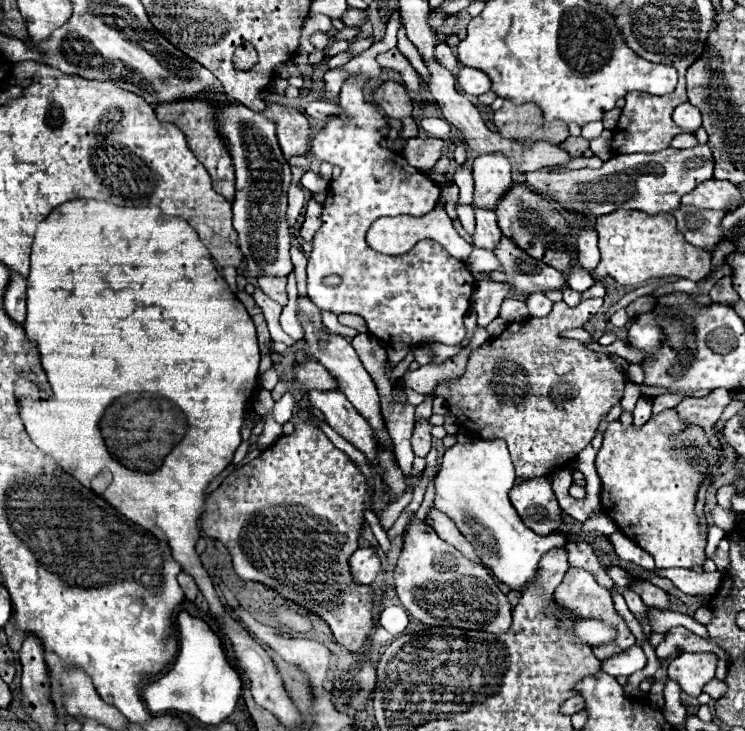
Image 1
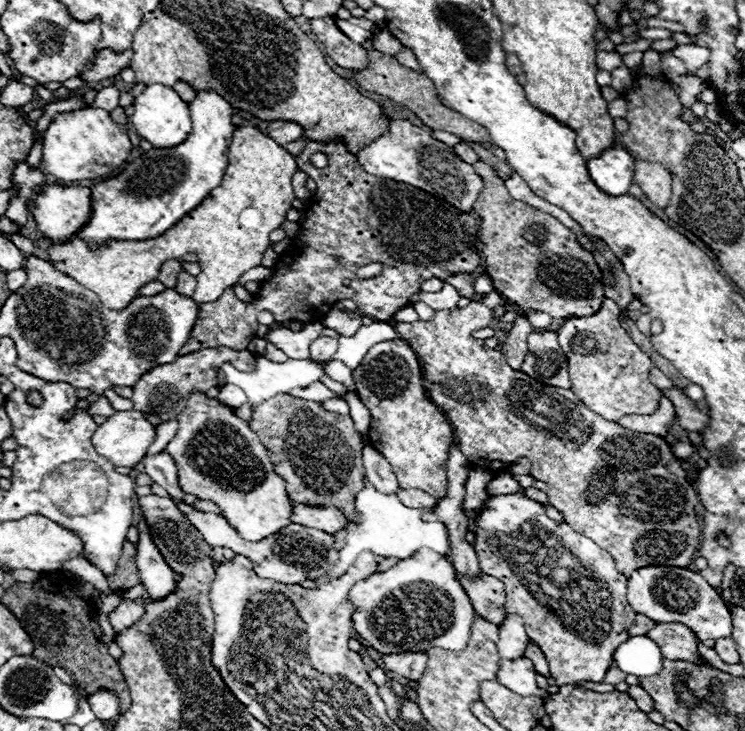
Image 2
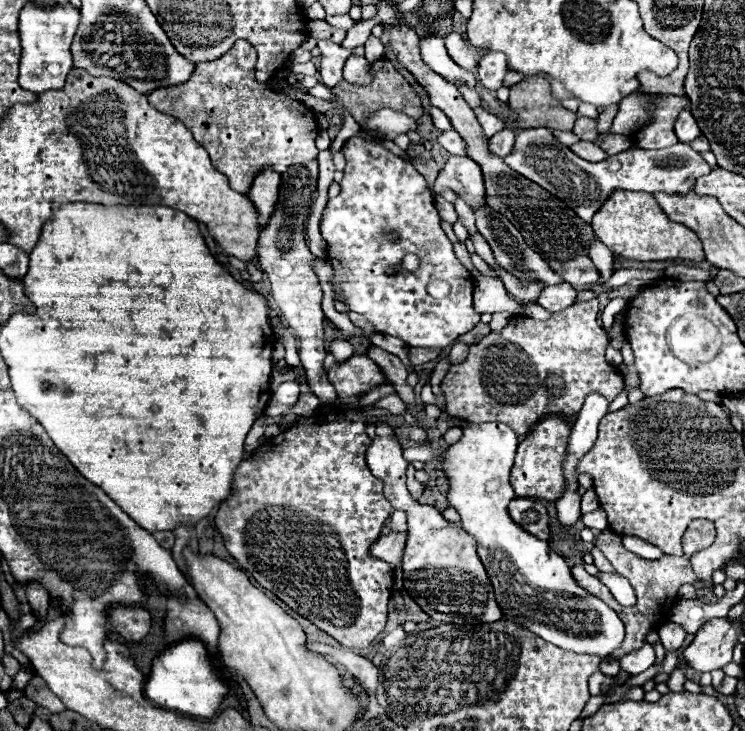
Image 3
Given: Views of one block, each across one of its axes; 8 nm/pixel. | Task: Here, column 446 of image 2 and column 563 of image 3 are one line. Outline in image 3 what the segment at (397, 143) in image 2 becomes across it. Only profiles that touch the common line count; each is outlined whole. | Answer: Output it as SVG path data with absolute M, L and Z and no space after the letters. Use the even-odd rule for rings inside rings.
M530 128L518 132L512 154L506 156L504 162L518 174L546 188L552 196L560 200L568 200L568 206L586 224L590 224L592 216L616 190L648 192L648 194L656 194L656 192L684 194L694 186L696 178L712 172L712 168L704 162L704 158L698 152L694 152L688 144L674 144L674 148L660 148L658 152L630 148L602 162L586 162L578 158L574 152L570 152L568 146L560 144L552 136L550 128Z

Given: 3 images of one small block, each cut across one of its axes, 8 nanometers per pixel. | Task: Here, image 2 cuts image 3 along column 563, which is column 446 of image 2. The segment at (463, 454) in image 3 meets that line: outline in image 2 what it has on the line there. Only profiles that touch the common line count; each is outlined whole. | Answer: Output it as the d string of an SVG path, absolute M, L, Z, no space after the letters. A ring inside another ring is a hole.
M422 548L386 572L376 572L356 582L348 596L356 606L356 616L352 616L354 630L380 654L426 652L432 646L460 652L470 640L474 620L470 598L456 578L454 564L430 548ZM410 584L418 590L410 590ZM436 590L452 602L436 602Z

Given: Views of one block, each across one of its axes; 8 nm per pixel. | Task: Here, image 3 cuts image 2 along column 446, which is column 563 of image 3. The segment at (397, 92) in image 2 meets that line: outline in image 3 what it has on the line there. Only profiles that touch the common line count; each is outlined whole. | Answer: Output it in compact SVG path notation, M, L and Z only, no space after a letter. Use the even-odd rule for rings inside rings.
M540 76L514 84L510 88L508 106L516 114L518 130L548 126L552 130L570 132L576 122L576 114L562 108L560 102L552 98L550 84Z

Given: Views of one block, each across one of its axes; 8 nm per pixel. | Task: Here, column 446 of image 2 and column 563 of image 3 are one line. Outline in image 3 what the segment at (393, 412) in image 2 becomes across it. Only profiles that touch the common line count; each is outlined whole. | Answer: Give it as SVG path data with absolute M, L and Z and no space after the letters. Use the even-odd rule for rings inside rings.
M550 416L534 426L534 430L520 442L516 462L512 468L512 486L516 496L534 496L548 502L558 500L558 496L564 490L564 476L562 476L562 460L564 460L564 448L570 436L572 424L566 418Z

